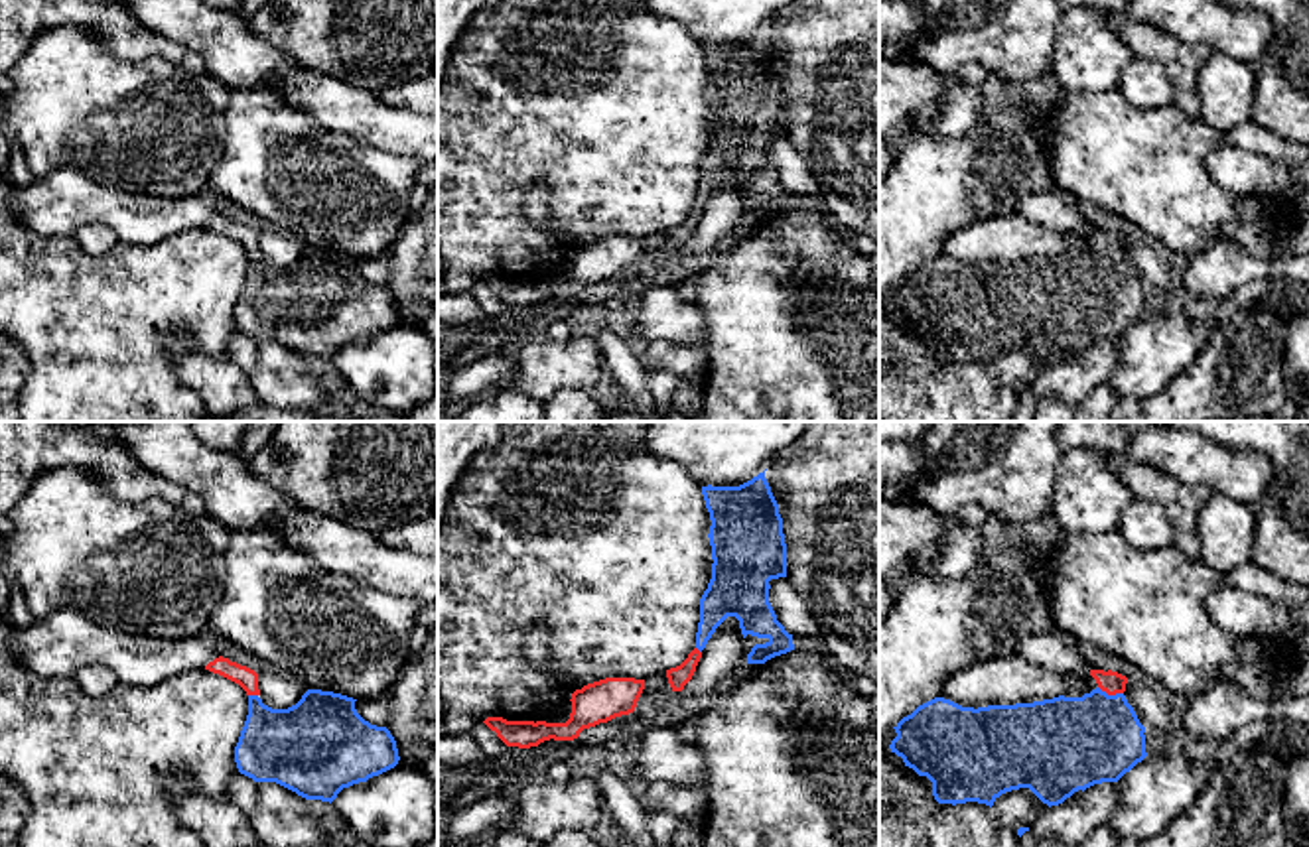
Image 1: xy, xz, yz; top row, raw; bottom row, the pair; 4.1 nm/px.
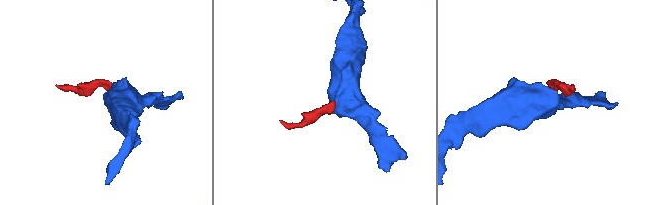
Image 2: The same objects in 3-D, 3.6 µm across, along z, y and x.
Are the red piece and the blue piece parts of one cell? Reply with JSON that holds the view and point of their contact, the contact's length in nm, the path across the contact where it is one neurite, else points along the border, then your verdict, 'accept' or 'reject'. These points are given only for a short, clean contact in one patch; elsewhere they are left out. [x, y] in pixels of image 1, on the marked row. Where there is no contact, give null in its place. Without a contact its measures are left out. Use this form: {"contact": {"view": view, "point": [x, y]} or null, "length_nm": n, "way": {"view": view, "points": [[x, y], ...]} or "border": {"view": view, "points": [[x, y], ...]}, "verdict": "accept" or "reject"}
{"contact": {"view": "yz", "point": [1110, 694]}, "length_nm": 110, "way": {"view": "yz", "points": [[1110, 682], [1110, 694], [1104, 714], [1075, 743]]}, "verdict": "accept"}

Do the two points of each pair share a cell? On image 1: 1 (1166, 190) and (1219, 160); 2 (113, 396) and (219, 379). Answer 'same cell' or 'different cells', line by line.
1: different cells
2: different cells

